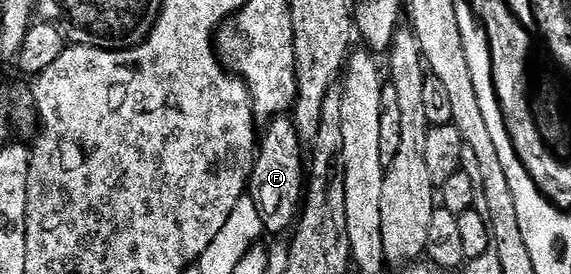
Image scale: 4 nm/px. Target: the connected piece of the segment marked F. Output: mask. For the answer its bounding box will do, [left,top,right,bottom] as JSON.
[247,116,306,234]

